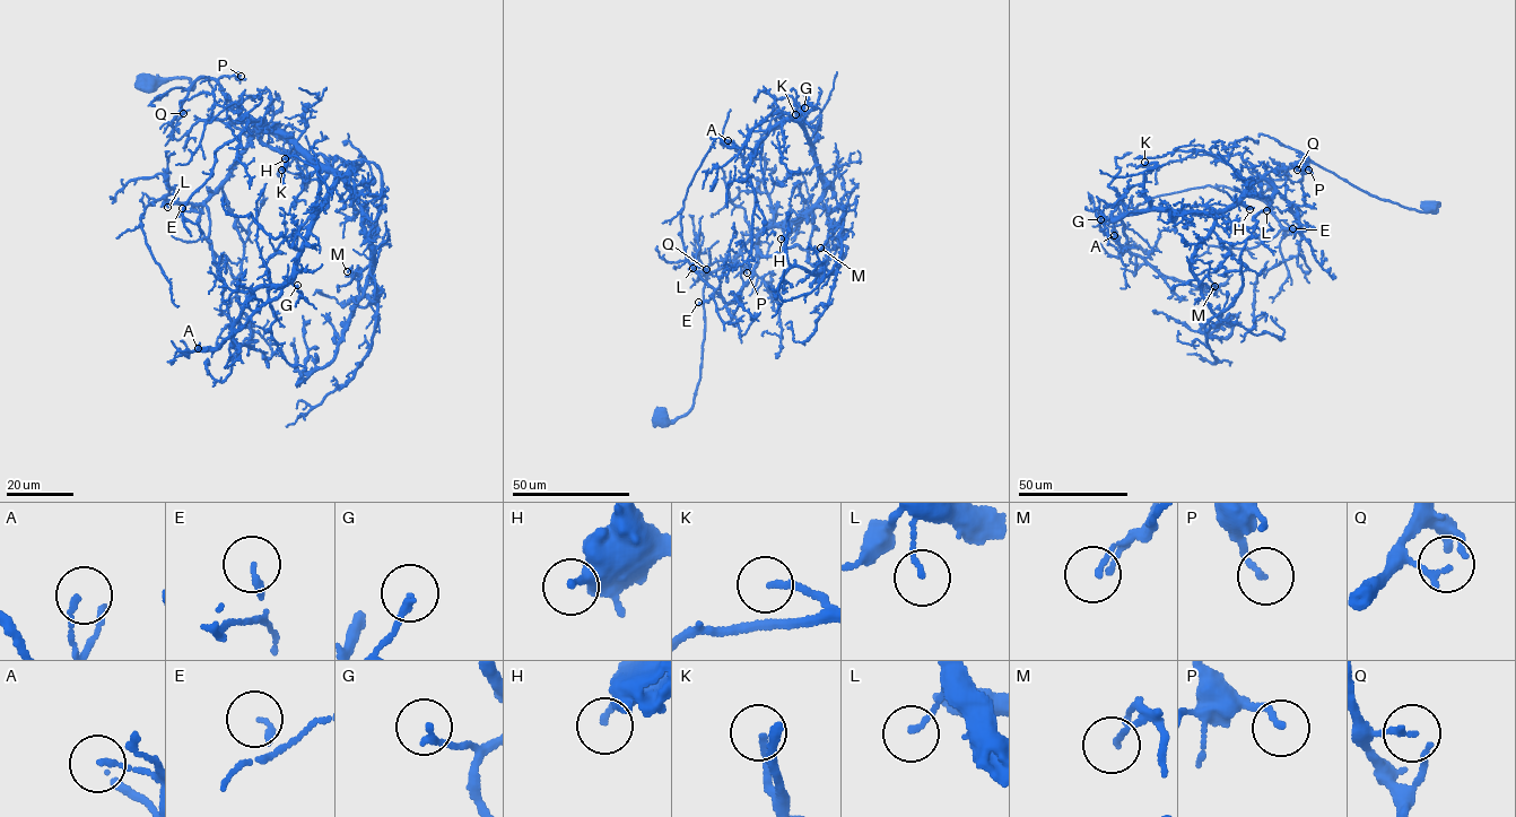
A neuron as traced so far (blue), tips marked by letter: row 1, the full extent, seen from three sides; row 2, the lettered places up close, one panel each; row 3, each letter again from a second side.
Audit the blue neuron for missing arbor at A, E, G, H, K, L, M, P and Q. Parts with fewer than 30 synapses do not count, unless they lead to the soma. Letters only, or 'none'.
none

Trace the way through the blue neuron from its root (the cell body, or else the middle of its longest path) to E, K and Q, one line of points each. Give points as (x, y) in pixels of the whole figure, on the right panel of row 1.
E: (1430, 206), (1434, 210), (1423, 211), (1379, 199), (1306, 158), (1265, 176), (1298, 224), (1284, 234), (1292, 228)
K: (1430, 206), (1379, 199), (1308, 158), (1213, 213), (1152, 208), (1144, 172), (1157, 163), (1144, 162)
Q: (1430, 206), (1434, 210), (1423, 211), (1379, 199), (1309, 162), (1297, 170)

